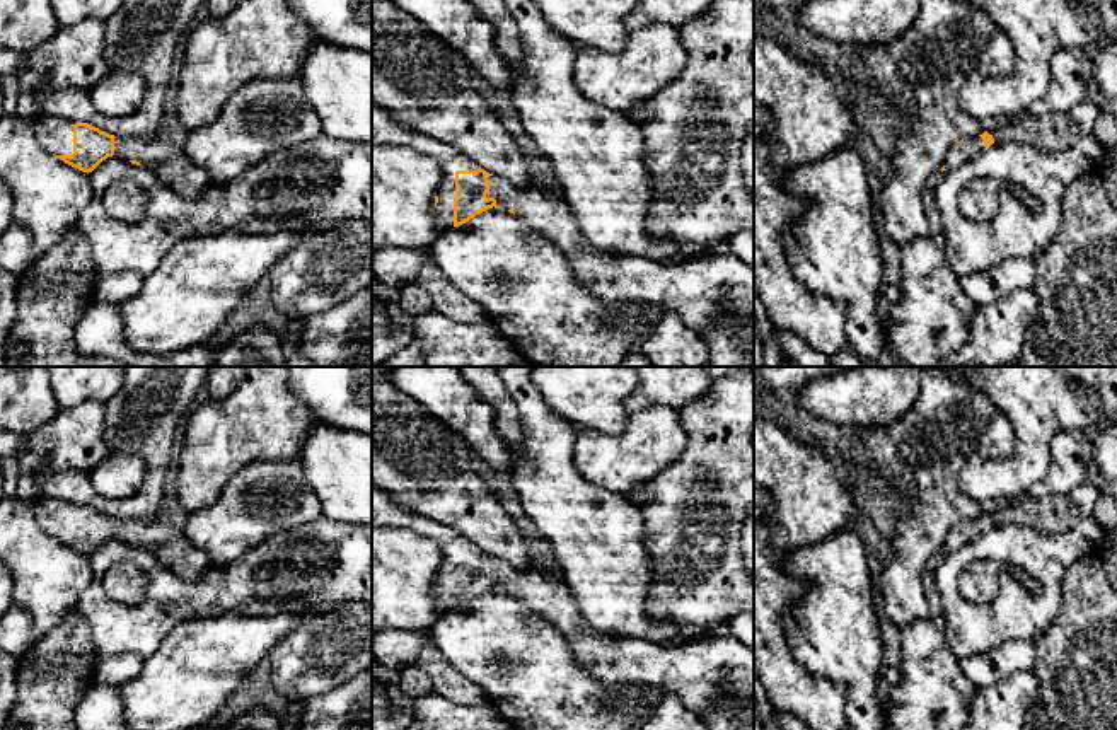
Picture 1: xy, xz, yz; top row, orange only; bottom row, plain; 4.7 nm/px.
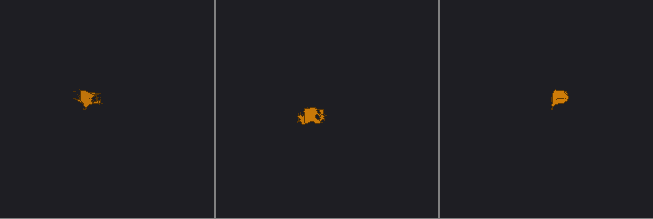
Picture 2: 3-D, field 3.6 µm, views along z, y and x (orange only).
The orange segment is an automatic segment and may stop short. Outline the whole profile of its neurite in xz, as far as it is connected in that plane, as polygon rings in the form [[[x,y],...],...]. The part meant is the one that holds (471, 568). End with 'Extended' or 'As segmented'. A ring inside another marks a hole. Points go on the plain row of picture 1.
[[[373,481],[372,524],[409,529],[418,536],[431,539],[443,549],[443,563],[437,573],[435,588],[437,599],[445,611],[459,609],[493,588],[505,590],[541,612],[570,643],[580,669],[611,692],[624,686],[674,692],[697,716],[728,699],[744,699],[754,706],[754,652],[732,634],[716,633],[701,641],[670,648],[640,638],[619,640],[597,631],[587,623],[558,566],[554,578],[546,568],[547,561],[532,559],[527,570],[515,570],[510,563],[481,551],[476,544],[464,539],[459,530],[409,512]]]. Extended

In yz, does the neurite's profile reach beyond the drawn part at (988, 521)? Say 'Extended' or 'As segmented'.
Extended

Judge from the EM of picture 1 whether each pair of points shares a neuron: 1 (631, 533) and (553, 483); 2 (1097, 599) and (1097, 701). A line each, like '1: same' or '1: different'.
1: same
2: same

